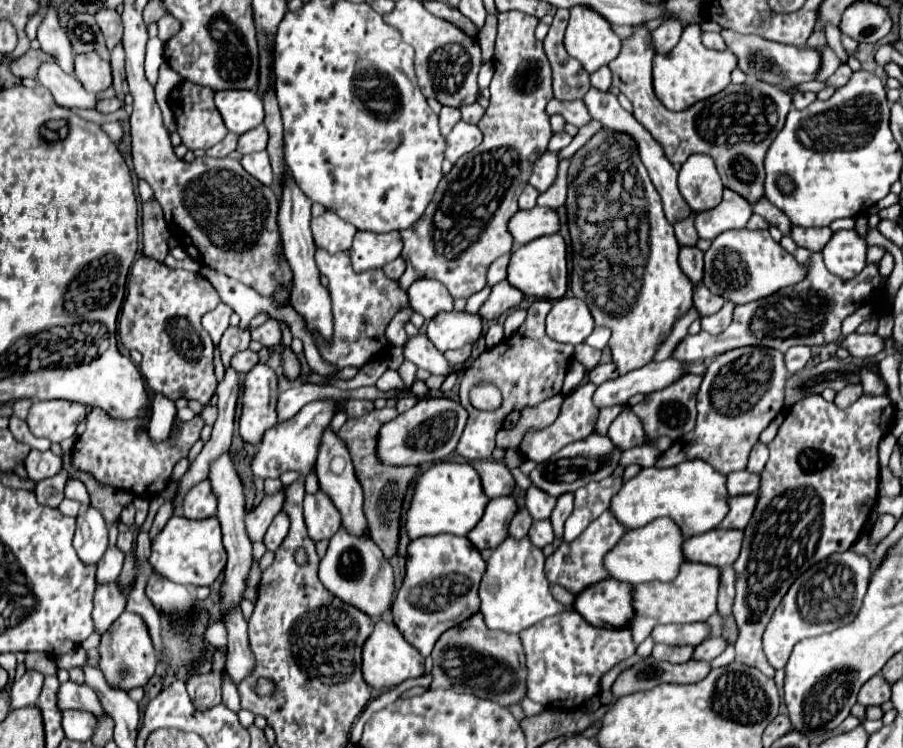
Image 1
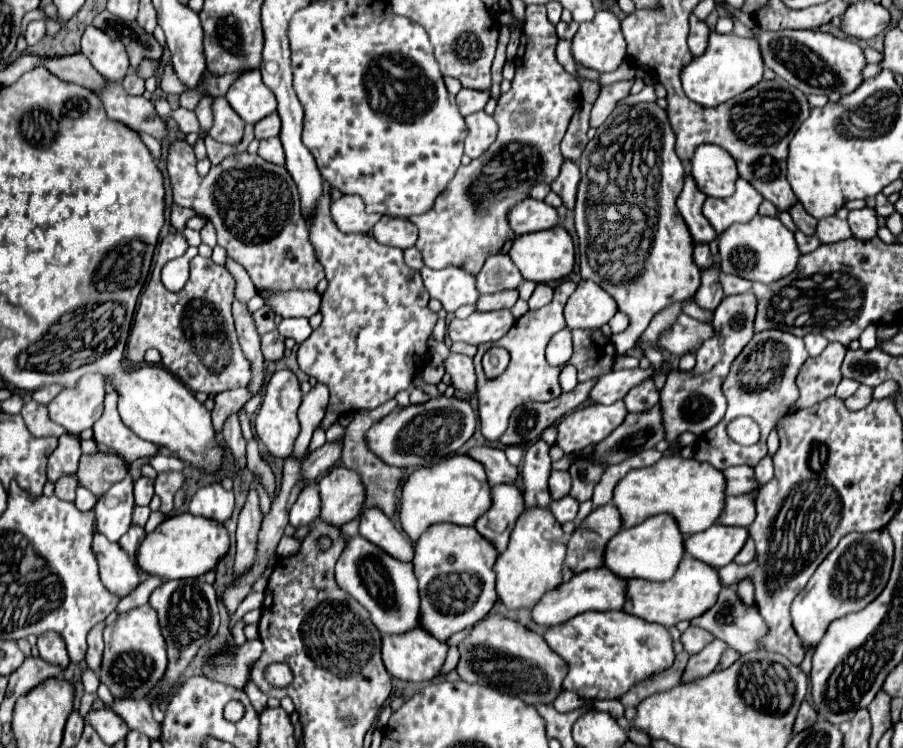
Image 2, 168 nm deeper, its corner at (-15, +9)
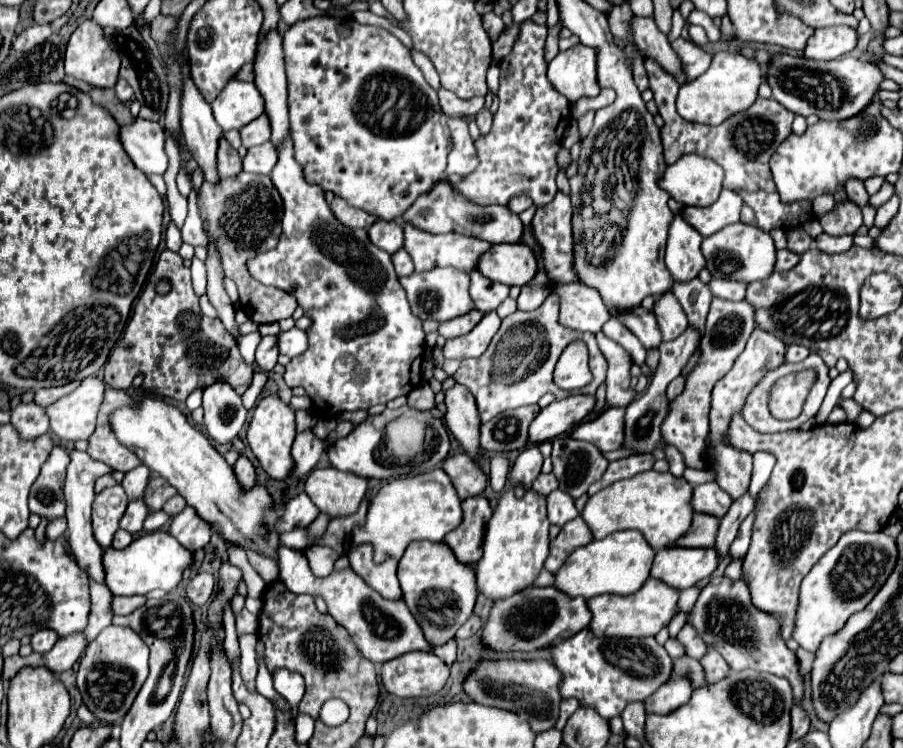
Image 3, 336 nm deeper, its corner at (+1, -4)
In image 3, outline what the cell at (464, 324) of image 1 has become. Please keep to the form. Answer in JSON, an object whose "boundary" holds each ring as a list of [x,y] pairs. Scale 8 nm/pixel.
{"boundary":[[[496,311],[486,313],[484,319],[470,333],[446,341],[446,345],[442,347],[444,359],[480,357],[488,349],[488,345],[498,329],[500,329],[500,317],[496,315]]]}

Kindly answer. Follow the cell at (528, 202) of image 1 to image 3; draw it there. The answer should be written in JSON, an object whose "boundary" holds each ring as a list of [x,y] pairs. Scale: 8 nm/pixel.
{"boundary":[[[518,195],[518,197],[514,197],[510,203],[508,203],[508,209],[512,211],[512,213],[522,213],[522,211],[526,211],[528,207],[532,207],[532,199],[528,197],[528,195]]]}

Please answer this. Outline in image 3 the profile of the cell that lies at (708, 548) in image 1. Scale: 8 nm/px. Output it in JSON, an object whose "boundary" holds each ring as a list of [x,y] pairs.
{"boundary":[[[670,547],[656,553],[650,575],[682,591],[710,577],[716,571],[718,563],[720,563],[720,557],[714,547],[708,547],[708,549]]]}

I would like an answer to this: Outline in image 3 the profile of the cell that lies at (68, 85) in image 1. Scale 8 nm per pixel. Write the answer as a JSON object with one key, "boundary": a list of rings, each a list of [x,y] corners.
{"boundary":[[[136,117],[130,125],[118,129],[120,143],[134,165],[146,175],[162,175],[168,167],[168,157],[164,153],[164,129],[156,121]]]}

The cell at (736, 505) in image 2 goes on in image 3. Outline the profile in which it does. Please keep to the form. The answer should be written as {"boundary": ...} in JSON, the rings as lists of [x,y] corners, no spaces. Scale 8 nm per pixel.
{"boundary":[[[696,513],[690,531],[674,545],[678,547],[714,547],[720,519],[708,513]]]}

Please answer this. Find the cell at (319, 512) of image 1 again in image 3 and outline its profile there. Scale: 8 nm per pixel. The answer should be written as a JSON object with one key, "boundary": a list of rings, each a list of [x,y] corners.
{"boundary":[[[334,467],[314,469],[304,481],[304,491],[312,503],[316,503],[320,513],[336,519],[358,511],[366,493],[366,483],[368,481],[364,477],[344,473]]]}

